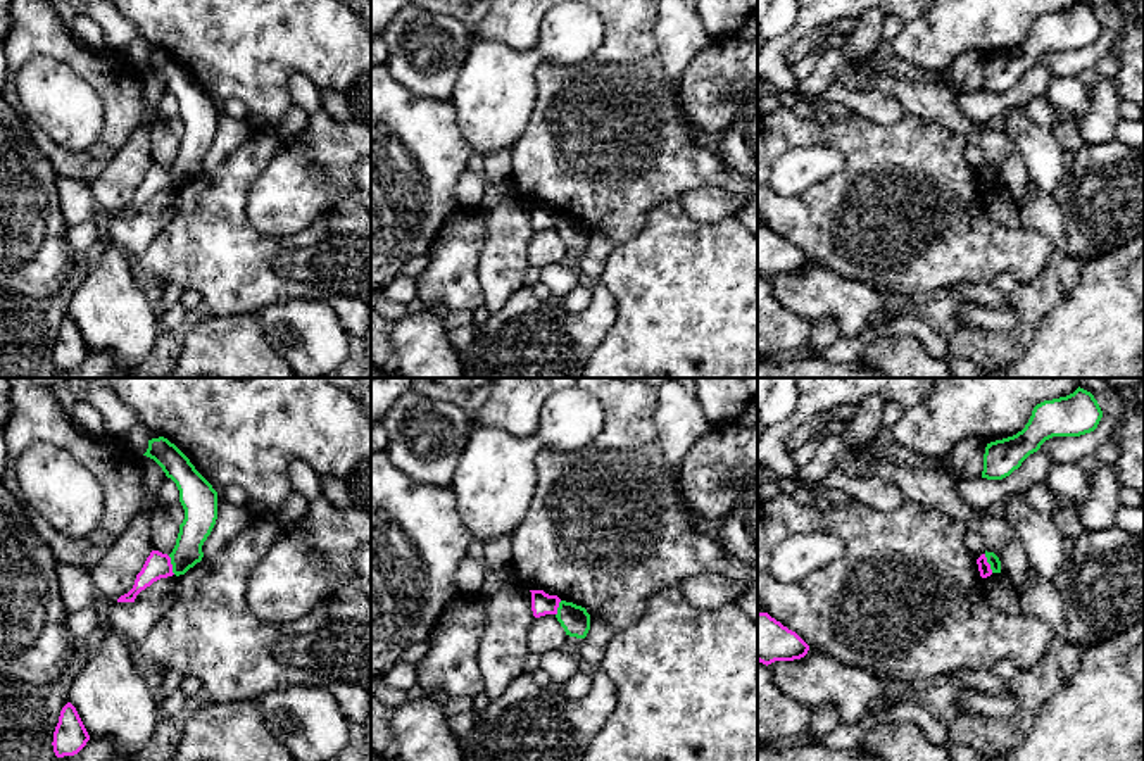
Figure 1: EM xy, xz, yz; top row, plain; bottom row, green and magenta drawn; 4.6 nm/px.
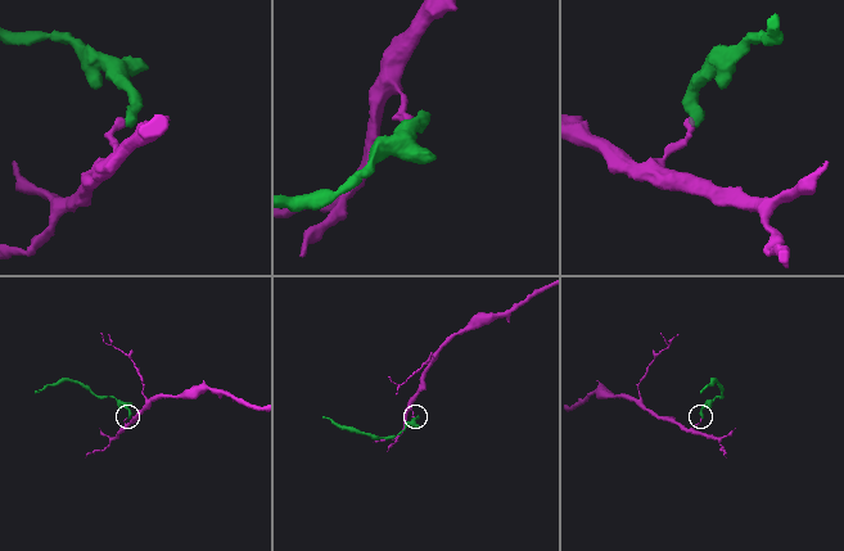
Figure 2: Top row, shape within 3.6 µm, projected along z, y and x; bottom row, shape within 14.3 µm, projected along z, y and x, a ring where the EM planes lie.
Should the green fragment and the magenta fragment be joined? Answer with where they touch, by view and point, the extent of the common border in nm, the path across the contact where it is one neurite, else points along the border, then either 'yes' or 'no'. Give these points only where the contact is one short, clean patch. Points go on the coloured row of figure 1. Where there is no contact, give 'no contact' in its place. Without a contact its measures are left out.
contact xy (171, 563); length 90 nm; border xy (168, 556), (175, 573); no

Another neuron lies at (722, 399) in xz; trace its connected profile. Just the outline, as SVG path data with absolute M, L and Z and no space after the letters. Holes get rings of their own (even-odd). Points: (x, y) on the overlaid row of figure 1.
M692 378L699 404L711 425L735 421L751 404L745 378Z

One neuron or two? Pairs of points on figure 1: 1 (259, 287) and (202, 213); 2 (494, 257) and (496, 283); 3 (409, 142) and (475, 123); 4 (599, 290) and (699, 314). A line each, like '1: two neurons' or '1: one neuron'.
1: one neuron
2: one neuron
3: two neurons
4: two neurons

